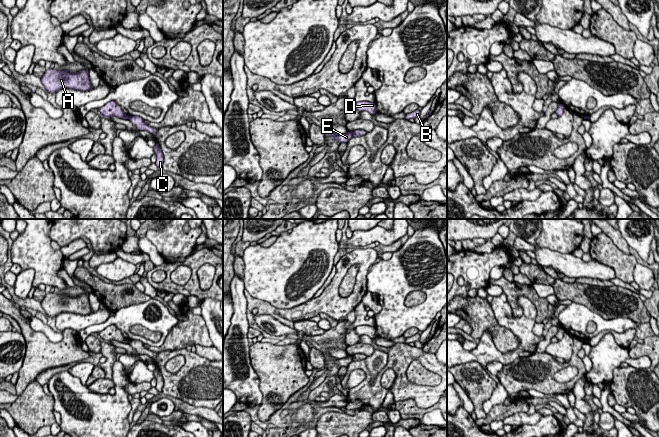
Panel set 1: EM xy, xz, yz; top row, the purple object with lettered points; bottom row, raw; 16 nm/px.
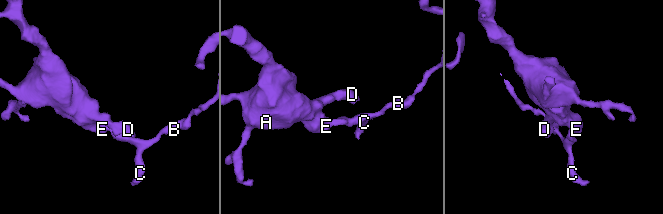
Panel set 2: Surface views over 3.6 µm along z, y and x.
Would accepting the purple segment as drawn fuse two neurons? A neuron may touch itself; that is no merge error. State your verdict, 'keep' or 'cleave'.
cleave

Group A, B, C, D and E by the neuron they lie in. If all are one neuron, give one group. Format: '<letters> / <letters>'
A D E / B C

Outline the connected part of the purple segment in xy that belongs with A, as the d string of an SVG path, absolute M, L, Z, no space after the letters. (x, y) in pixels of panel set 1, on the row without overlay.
M47 293L41 301L41 306L46 315L50 317L56 317L63 312L71 312L81 315L93 313L88 294L86 293L77 297Z

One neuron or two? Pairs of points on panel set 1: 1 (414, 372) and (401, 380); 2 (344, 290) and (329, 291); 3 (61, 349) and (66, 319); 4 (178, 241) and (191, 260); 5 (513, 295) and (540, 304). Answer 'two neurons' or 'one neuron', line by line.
1: two neurons
2: two neurons
3: two neurons
4: two neurons
5: one neuron

